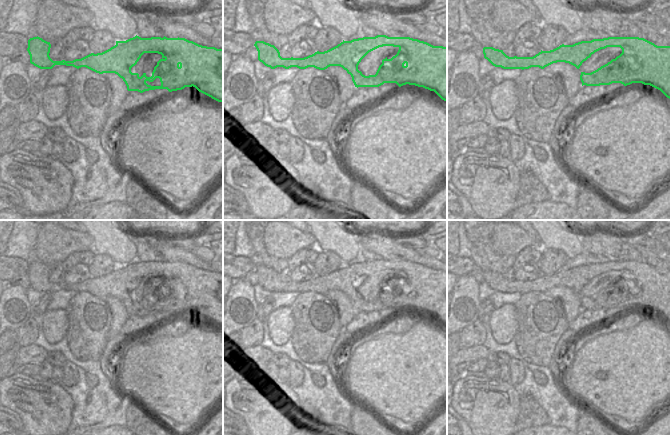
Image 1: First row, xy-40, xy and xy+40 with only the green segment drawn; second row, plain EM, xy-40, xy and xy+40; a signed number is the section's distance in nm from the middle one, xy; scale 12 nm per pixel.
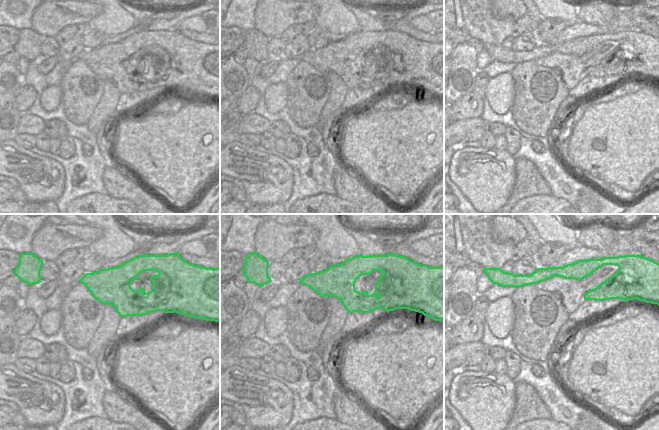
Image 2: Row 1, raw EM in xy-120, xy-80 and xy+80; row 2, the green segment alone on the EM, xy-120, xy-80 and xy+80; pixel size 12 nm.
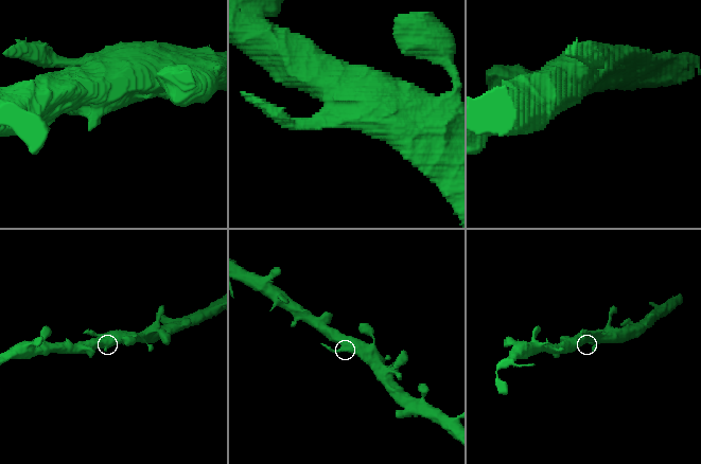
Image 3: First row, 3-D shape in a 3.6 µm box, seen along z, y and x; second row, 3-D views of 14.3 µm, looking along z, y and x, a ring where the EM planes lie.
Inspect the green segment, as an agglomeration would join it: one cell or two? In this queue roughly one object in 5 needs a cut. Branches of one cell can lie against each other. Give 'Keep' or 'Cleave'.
Keep

